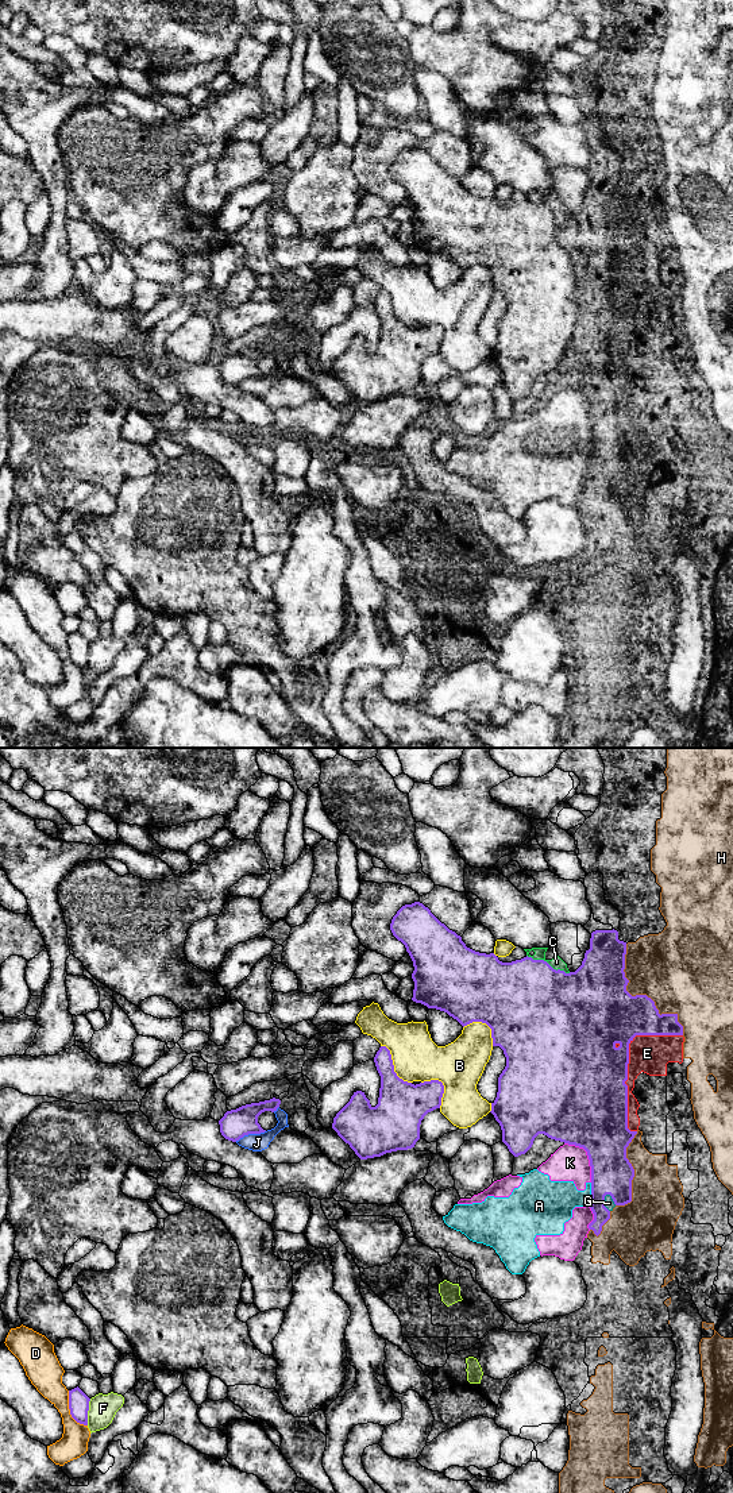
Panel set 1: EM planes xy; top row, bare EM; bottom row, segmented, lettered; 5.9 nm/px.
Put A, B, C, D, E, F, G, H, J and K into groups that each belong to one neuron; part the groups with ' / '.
A K / B / C / D / E / F / G H / J

